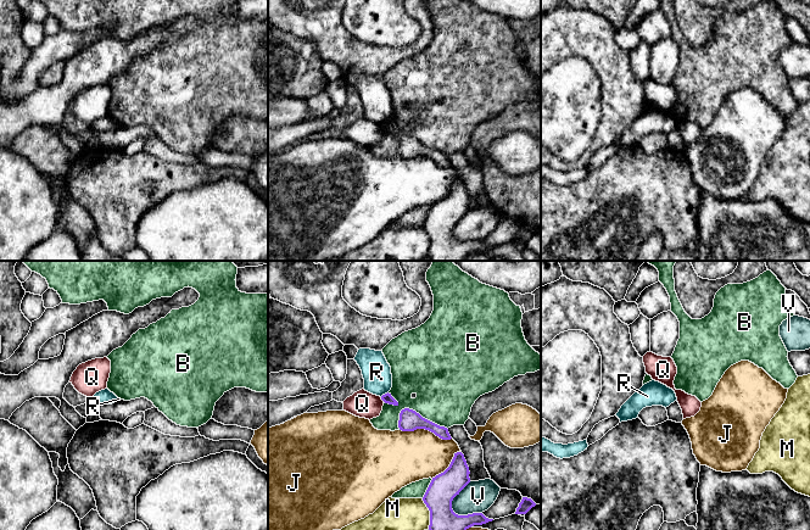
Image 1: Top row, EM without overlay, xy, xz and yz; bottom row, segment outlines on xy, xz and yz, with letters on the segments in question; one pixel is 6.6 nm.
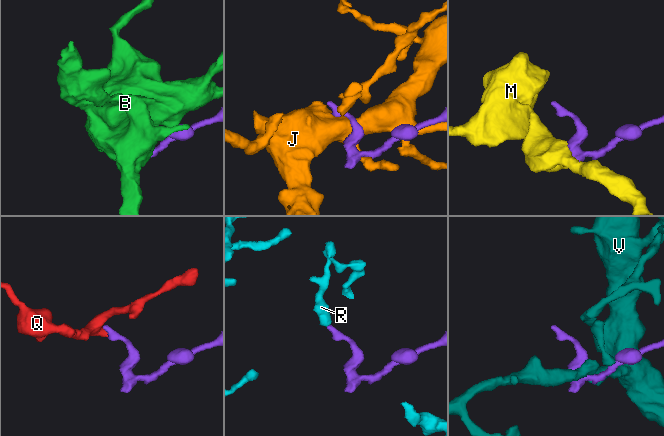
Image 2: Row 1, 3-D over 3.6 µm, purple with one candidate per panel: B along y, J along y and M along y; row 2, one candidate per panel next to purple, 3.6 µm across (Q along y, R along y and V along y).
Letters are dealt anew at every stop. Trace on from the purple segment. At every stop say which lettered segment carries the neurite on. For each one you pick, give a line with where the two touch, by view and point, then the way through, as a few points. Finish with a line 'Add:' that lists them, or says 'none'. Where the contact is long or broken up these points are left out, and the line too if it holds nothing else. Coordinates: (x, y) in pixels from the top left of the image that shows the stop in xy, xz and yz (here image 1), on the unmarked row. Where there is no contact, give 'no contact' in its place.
Add: none

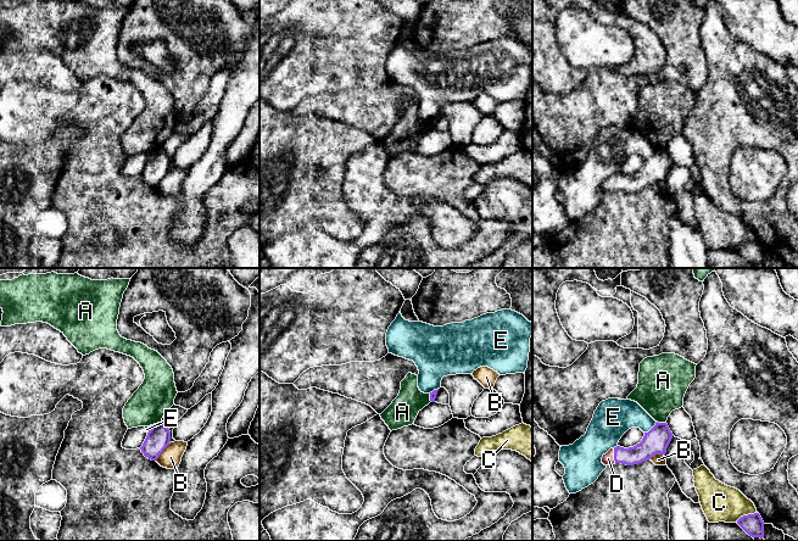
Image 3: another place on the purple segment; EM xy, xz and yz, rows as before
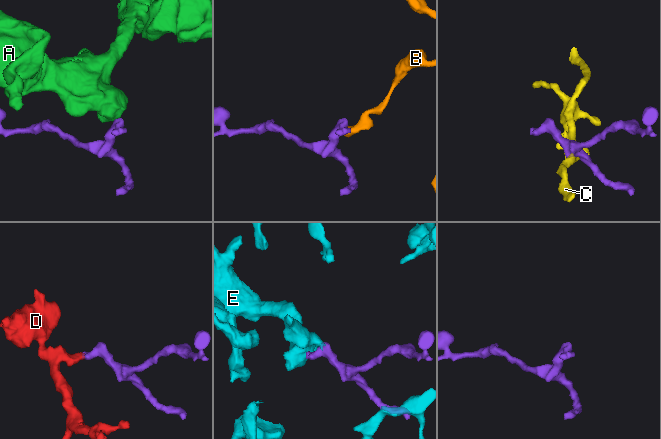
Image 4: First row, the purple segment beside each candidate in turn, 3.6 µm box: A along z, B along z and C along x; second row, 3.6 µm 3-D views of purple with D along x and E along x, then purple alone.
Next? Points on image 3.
D: contact yz (614, 183); way yz (649, 173), (636, 182), (614, 183), (608, 185)
Add: D

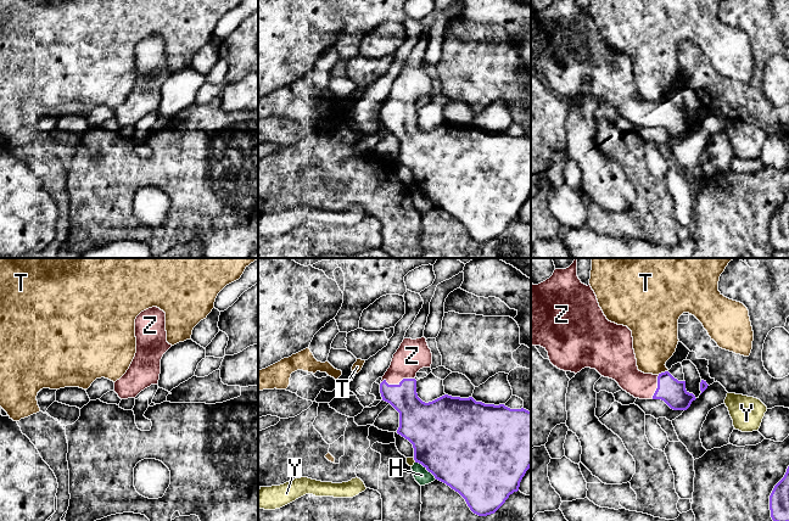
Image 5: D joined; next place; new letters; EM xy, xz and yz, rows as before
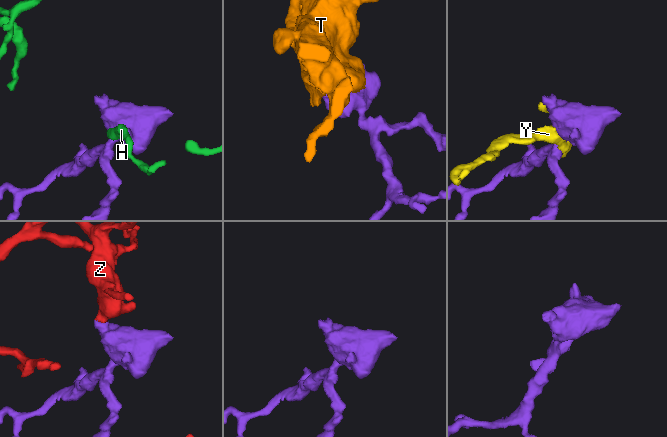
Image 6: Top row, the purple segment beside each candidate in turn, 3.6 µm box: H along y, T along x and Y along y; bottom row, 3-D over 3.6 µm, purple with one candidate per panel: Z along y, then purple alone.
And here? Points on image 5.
Z: contact xz (397, 112); way xz (415, 144), (397, 112), (403, 94), (412, 83)
Add: Z

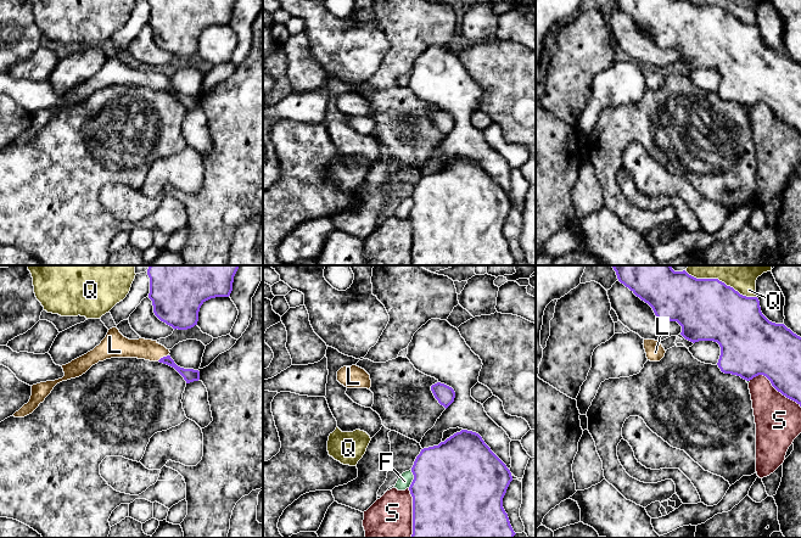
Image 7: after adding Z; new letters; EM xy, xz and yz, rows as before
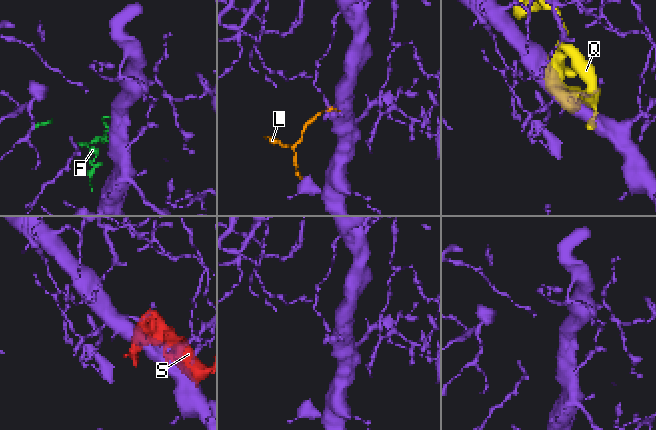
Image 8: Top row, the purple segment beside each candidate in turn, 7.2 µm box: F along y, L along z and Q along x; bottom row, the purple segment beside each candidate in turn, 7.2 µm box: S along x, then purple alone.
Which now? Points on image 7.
L: contact xy (163, 84); way xy (190, 102), (179, 97), (163, 84), (157, 79), (141, 76)
Add: L

